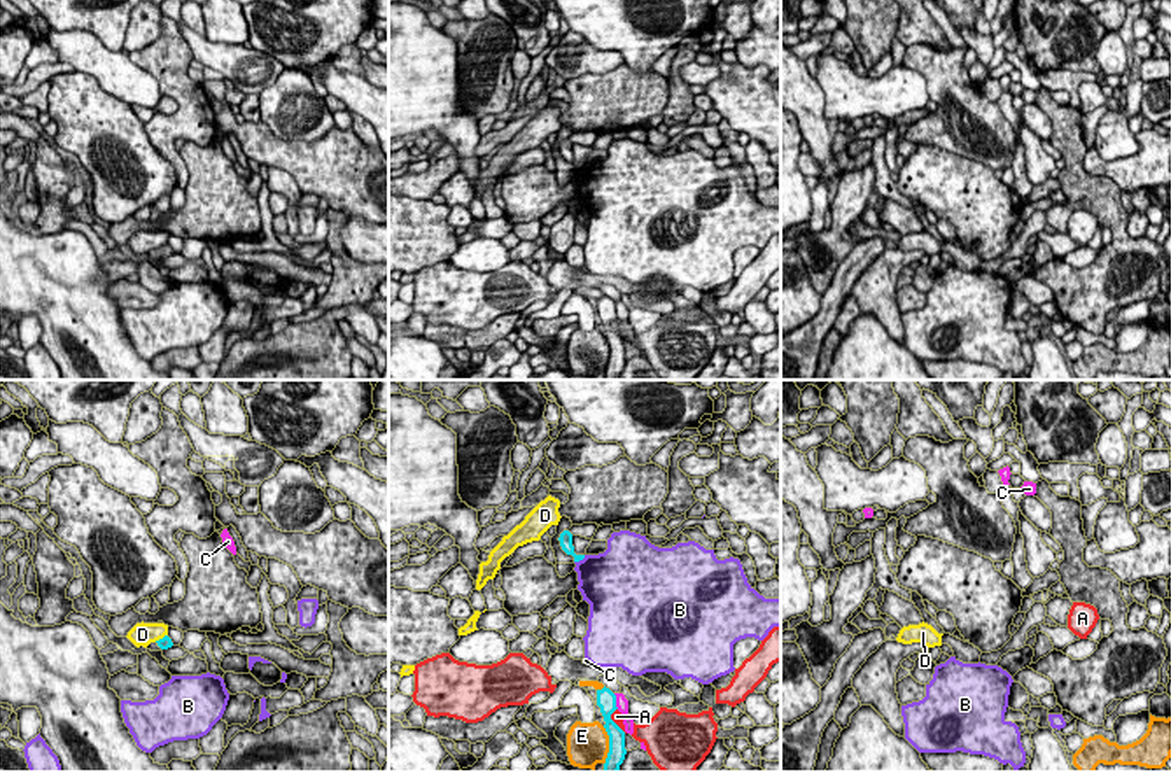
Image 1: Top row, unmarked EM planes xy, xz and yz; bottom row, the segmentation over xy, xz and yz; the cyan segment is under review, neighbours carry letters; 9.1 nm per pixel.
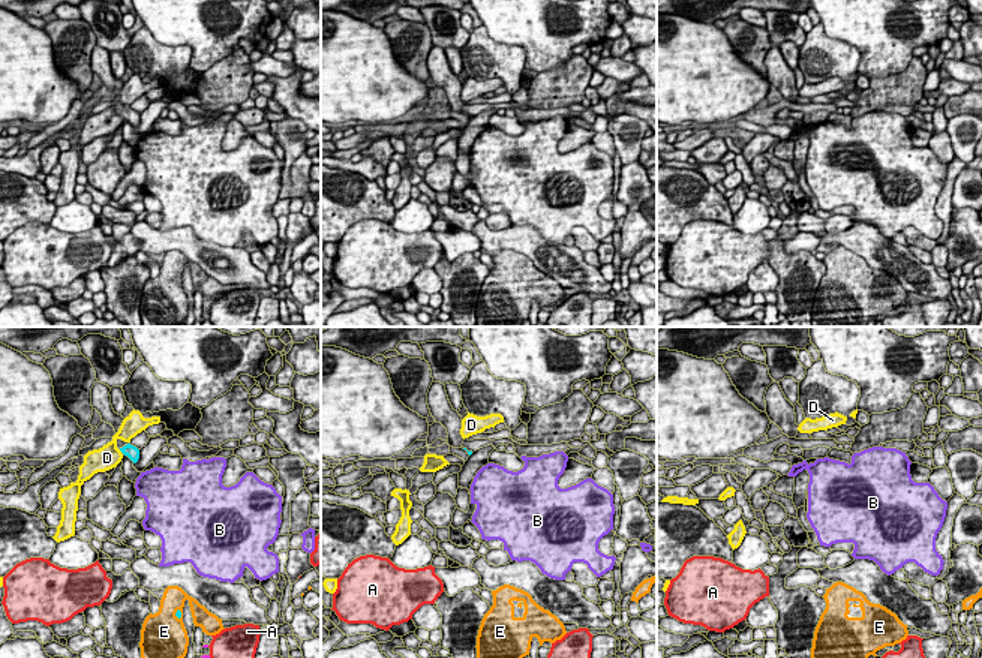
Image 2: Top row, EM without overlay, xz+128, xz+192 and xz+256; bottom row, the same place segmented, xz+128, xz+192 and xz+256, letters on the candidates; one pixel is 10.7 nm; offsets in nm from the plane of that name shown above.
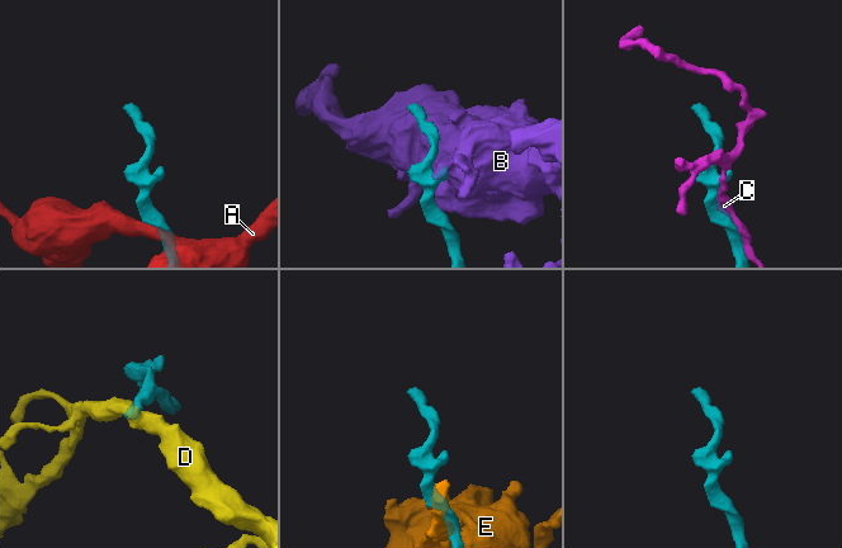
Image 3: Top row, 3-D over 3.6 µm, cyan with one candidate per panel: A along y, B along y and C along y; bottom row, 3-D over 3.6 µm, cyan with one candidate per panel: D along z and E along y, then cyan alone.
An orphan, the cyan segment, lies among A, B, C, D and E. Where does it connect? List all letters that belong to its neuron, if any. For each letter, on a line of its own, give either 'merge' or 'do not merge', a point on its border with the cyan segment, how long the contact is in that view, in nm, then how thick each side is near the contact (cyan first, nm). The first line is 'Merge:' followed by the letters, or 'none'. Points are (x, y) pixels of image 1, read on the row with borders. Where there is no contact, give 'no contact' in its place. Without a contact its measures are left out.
Merge: none
A: do not merge | xz (611, 720) | 260 nm | 180/100 nm
B: do not merge | xz (580, 559) | 130 nm | 130/420 nm
C: do not merge | xz (615, 701) | 150 nm | 180/120 nm
D: do not merge | xy (160, 639) | 140 nm | 120/220 nm
E: do not merge | xz (610, 746) | 360 nm | 160/380 nm

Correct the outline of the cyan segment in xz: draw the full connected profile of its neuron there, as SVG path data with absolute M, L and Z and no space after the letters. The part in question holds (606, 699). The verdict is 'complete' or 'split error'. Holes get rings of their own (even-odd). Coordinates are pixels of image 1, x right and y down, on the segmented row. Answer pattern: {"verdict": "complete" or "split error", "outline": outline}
{"verdict": "complete", "outline": "M609 688L597 690L597 705L604 716L604 728L609 735L609 753L604 763L604 772L618 772L625 760L625 732L611 719L616 707L616 695Z"}

